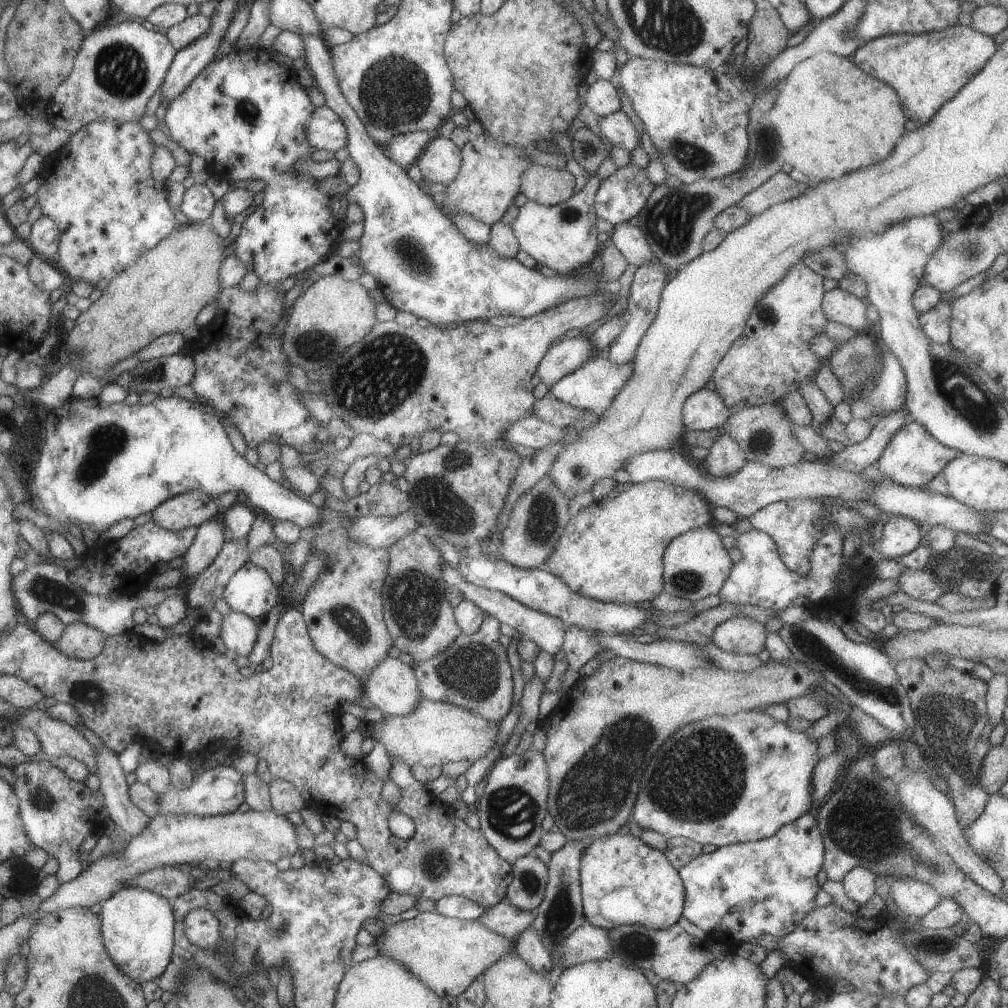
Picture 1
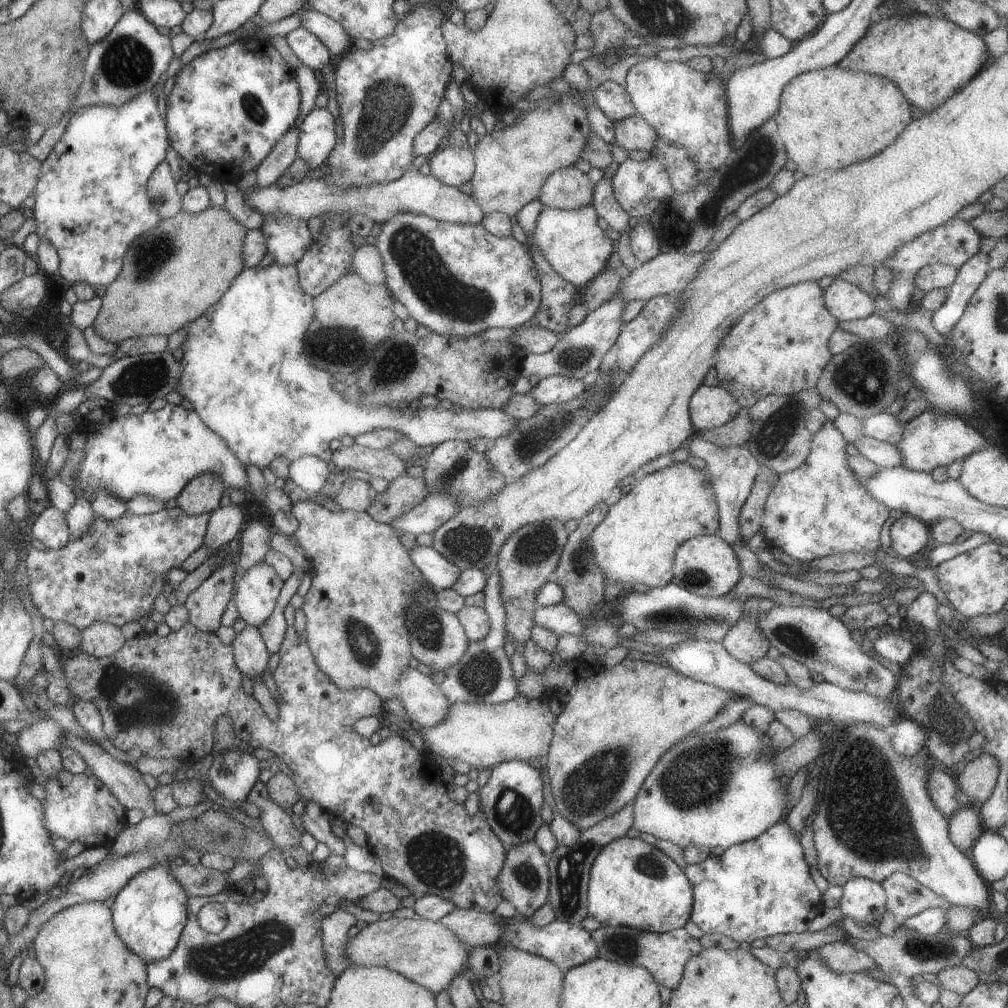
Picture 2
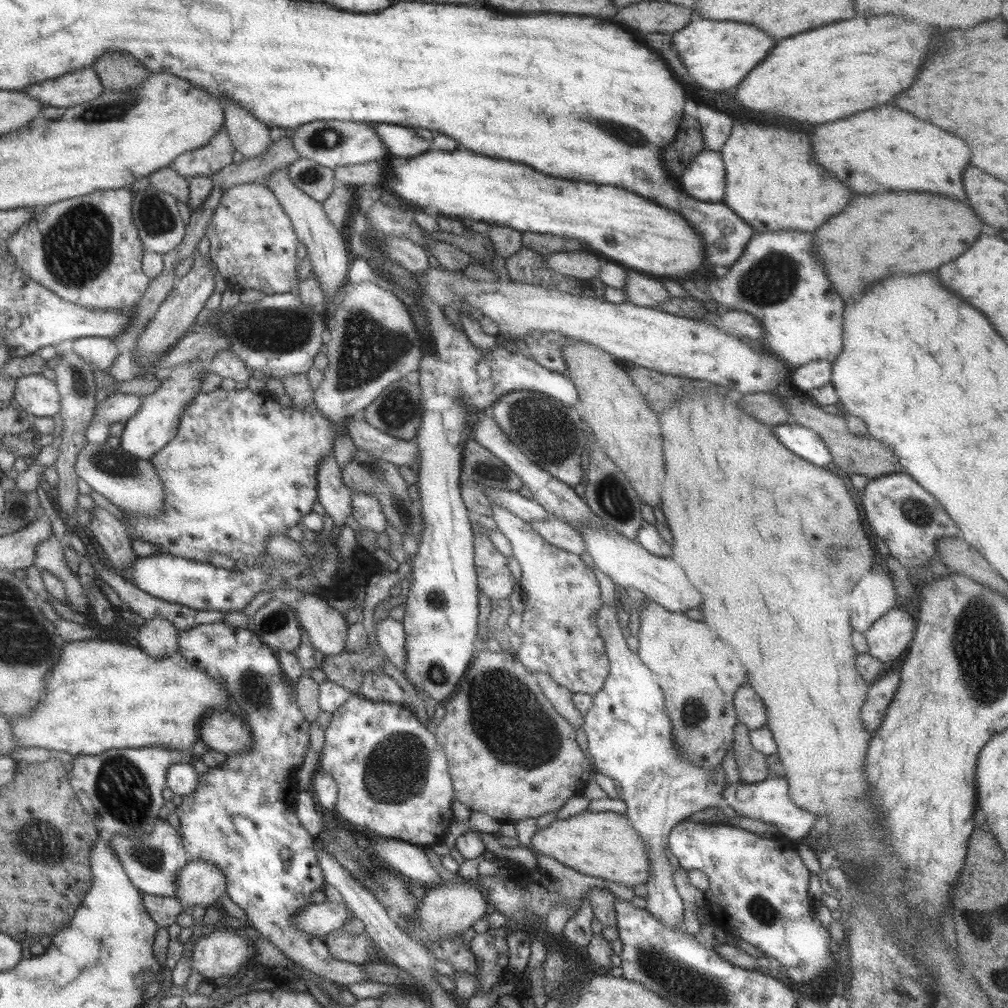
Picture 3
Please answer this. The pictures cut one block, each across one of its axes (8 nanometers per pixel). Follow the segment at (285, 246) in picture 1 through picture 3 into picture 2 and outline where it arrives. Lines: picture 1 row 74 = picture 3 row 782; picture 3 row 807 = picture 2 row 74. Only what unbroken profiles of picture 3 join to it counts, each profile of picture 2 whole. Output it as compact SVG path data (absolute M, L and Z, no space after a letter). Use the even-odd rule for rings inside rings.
M246 37L217 50L207 51L182 66L166 104L166 126L170 146L184 158L197 174L207 174L232 183L250 170L256 170L272 152L274 145L300 116L300 88L295 69L278 57L268 56L269 40L265 37Z

